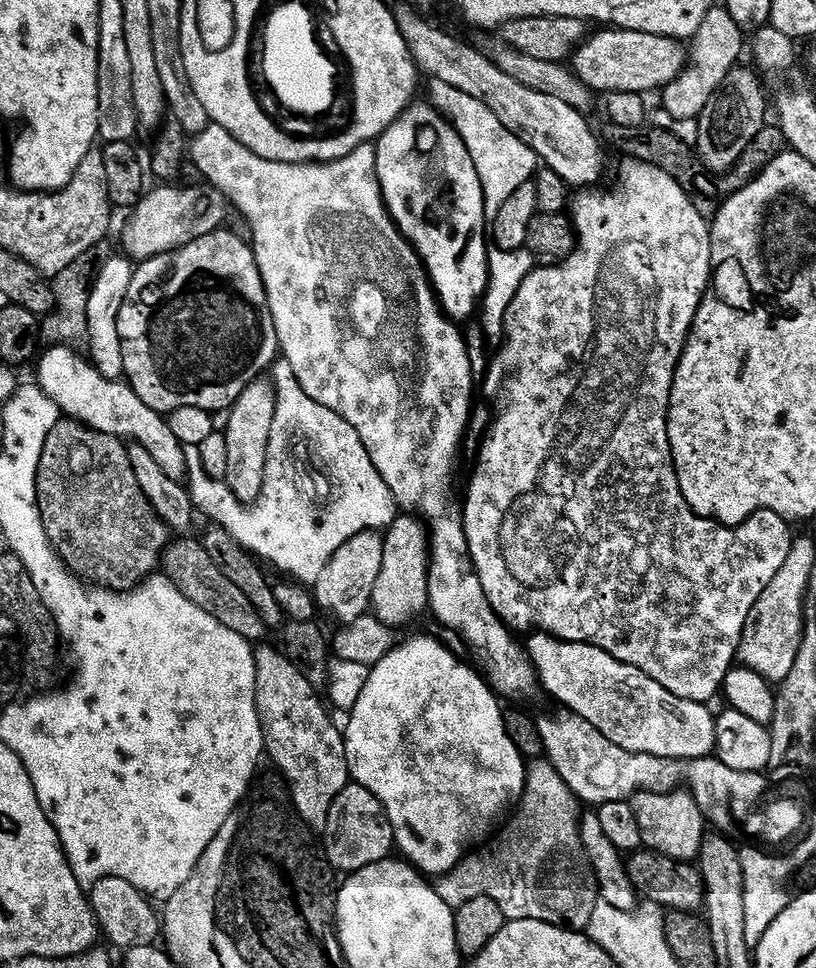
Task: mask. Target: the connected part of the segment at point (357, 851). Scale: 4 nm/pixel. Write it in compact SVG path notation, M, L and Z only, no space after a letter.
M350 782L334 798L326 826L322 830L322 851L328 857L329 864L340 874L351 874L374 862L382 862L393 855L396 843L396 831L384 808L384 803L366 786Z

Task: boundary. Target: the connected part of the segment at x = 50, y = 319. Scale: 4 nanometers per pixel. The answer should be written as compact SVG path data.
M105 242L90 246L86 254L78 254L66 270L62 270L56 276L51 277L52 303L54 307L43 317L40 326L40 335L52 346L71 346L80 350L85 347L88 338L88 307L90 306L90 294L92 284L96 281L96 275L102 270L102 266L111 260L114 249L111 243Z

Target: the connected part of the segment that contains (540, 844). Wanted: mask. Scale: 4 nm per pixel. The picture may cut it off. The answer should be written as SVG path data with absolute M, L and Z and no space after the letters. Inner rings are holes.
M533 759L526 768L524 793L520 795L520 803L510 816L512 824L505 823L487 841L488 852L476 850L473 851L476 852L473 856L465 855L459 864L455 864L451 870L439 877L434 884L438 898L442 898L446 906L455 910L470 902L470 898L485 896L494 898L494 902L502 906L505 921L537 920L559 928L587 929L590 918L594 918L594 906L601 898L596 871L592 869L592 861L588 858L583 838L580 836L581 819L581 801L576 799L570 786L562 780L562 774L558 774L558 770L548 759Z

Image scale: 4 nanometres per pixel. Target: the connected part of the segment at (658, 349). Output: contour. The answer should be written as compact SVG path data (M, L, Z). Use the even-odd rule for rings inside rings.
M624 158L621 161L616 185L609 192L580 190L577 196L575 193L570 204L575 251L553 263L553 268L536 268L527 273L508 307L502 331L504 345L493 358L488 368L488 381L484 384L490 395L501 398L500 413L480 448L480 461L472 472L468 497L462 500L468 555L475 573L480 576L482 590L490 606L509 629L523 634L547 630L557 640L598 644L607 652L614 653L617 660L654 678L654 682L670 690L670 694L683 700L708 704L711 696L723 689L726 674L732 671L740 650L740 635L746 626L746 618L754 602L758 602L758 594L770 586L770 578L774 578L782 562L786 562L786 554L790 554L794 537L788 529L791 528L789 521L773 512L756 512L735 527L705 520L692 511L680 493L672 447L668 441L668 403L672 397L676 367L680 364L680 356L684 353L700 302L710 287L714 271L712 234L709 221L696 209L694 202L690 202L682 186L670 178L670 174L641 160ZM596 552L618 552L618 560L608 560L610 554L598 556Z

